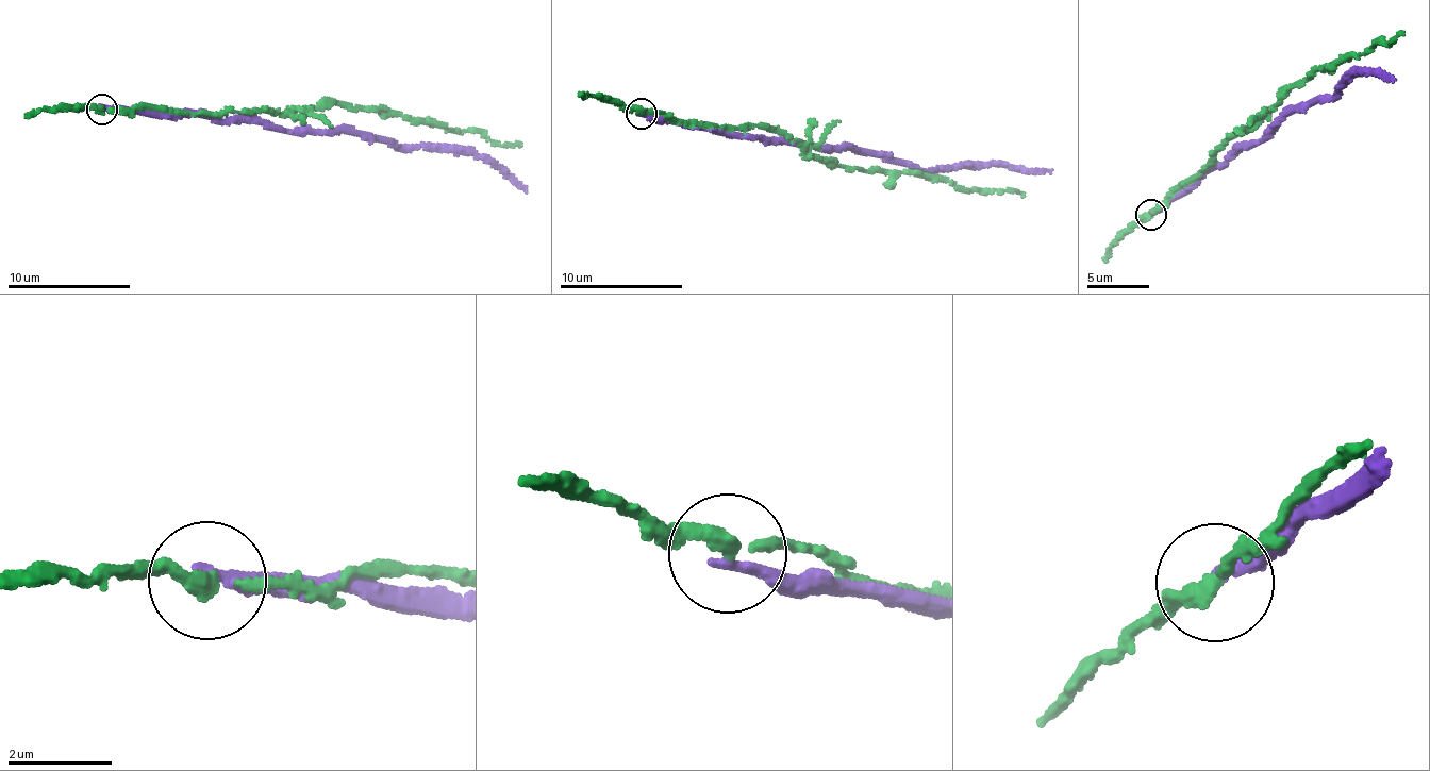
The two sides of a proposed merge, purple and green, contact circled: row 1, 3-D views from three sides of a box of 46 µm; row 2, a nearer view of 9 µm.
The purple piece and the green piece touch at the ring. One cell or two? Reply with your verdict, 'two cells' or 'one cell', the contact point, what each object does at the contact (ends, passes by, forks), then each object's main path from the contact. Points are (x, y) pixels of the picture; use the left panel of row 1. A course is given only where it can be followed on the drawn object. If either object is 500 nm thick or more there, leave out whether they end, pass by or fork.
two cells; place (101, 109); purple ends; green passes by; course purple (102, 109), (176, 120), (193, 114), (305, 134), (329, 132), (452, 149), (497, 162), (526, 193); course green (102, 109), (289, 115), (333, 103), (485, 133), (503, 145), (519, 144)

